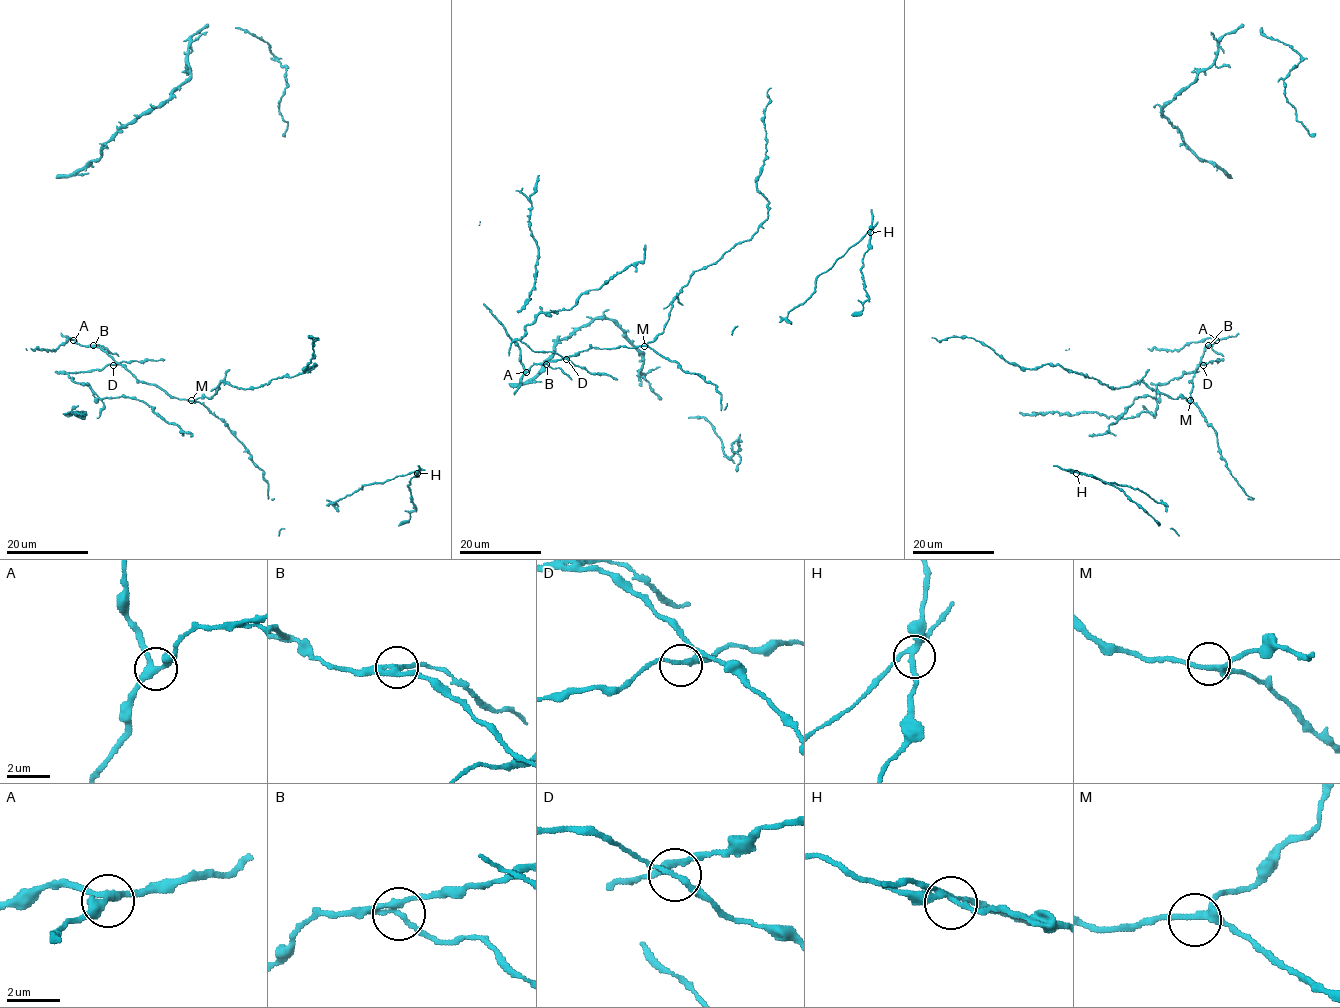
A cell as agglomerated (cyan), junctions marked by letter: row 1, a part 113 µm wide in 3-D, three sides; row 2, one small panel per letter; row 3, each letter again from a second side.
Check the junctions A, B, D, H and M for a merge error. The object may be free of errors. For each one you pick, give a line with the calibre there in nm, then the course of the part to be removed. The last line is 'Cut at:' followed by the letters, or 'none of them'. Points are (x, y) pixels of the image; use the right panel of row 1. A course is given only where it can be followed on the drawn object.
B: calibre 220 nm; course (1208, 345), (1223, 356)
Cut at: B

